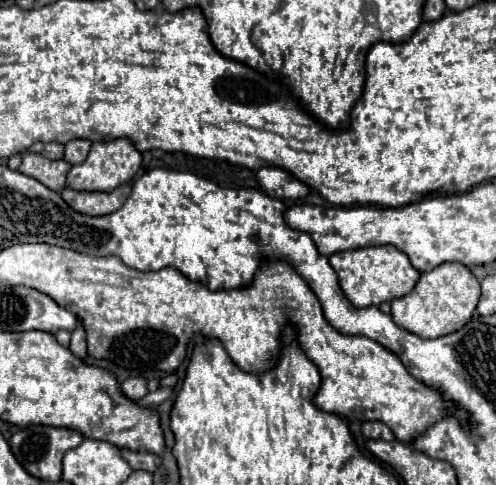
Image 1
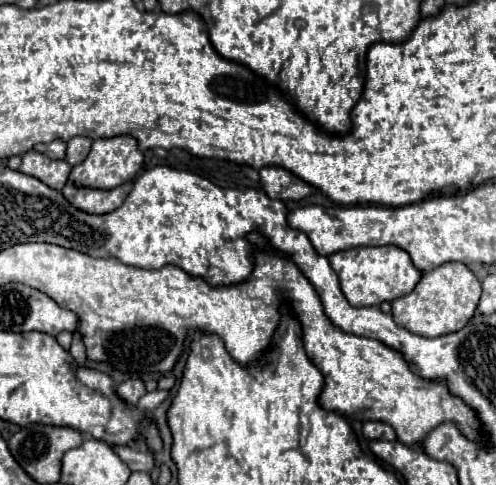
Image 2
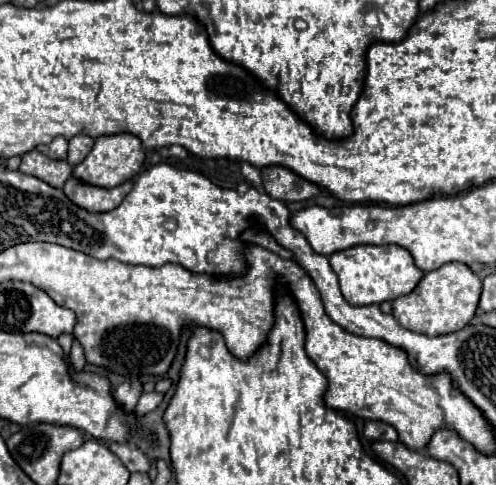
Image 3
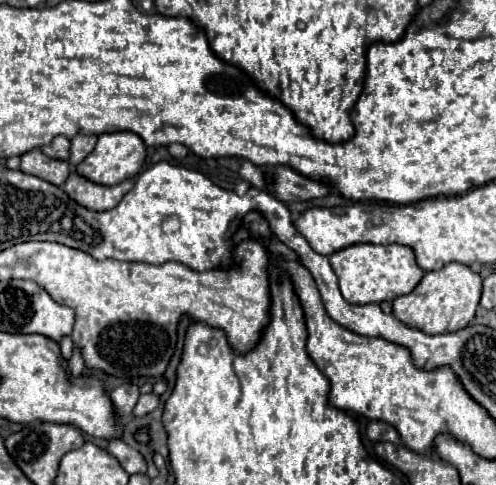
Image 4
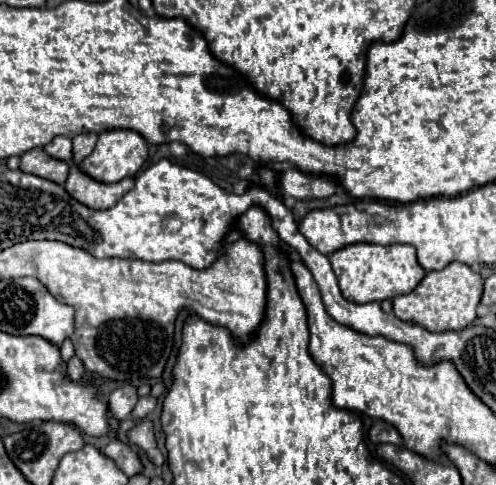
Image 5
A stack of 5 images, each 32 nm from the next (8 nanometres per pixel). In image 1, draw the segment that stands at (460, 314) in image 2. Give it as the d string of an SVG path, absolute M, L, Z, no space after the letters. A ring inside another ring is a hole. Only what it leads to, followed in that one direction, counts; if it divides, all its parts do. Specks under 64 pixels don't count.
M446 262L430 272L424 272L410 294L392 302L392 320L400 328L420 338L440 338L458 332L470 320L472 312L476 310L478 298L480 282L472 276L472 272L464 264Z

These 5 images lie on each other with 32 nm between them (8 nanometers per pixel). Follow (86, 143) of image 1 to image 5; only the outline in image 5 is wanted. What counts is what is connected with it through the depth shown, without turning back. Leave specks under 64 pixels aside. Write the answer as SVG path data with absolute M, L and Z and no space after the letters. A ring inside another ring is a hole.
M78 134L72 138L72 164L80 164L96 146L98 134Z

